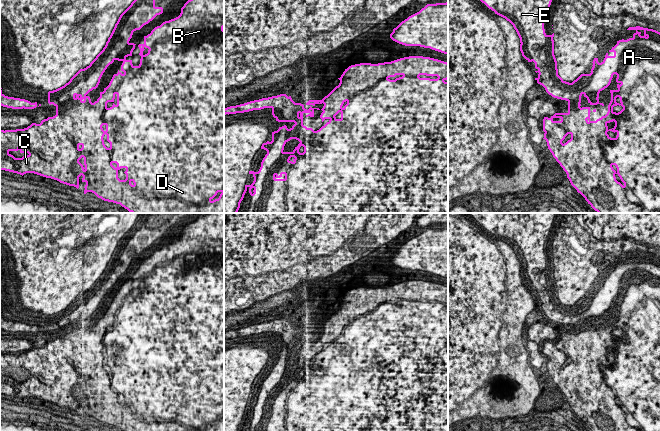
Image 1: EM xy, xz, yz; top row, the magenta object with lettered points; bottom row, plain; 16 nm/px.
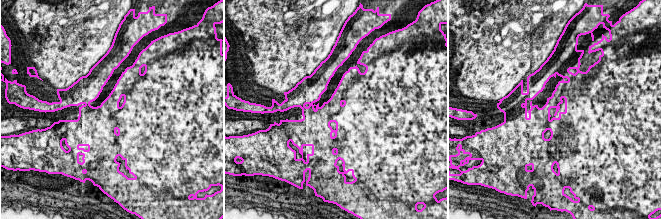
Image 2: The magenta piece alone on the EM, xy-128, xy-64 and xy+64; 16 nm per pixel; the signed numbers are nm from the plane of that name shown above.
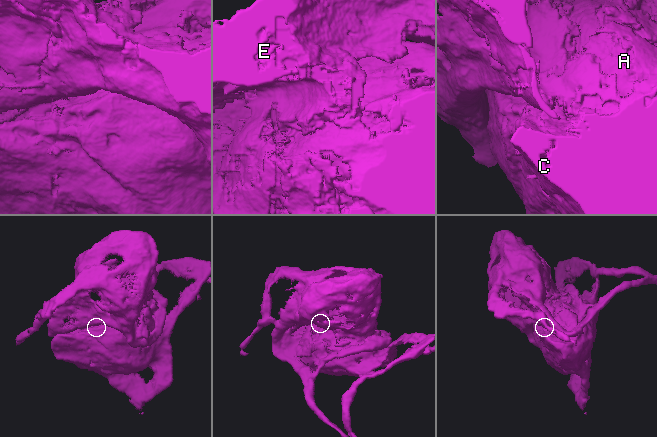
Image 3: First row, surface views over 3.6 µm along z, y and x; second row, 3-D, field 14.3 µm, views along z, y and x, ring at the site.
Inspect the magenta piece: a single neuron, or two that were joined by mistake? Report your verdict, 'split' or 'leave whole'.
split

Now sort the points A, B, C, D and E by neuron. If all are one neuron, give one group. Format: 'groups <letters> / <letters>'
groups A B C D / E

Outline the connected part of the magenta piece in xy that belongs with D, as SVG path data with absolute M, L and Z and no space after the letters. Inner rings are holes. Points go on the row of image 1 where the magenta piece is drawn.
M188 0L181 8L178 17L163 22L155 27L150 34L144 36L144 43L139 44L140 64L134 66L132 56L134 43L128 43L115 60L122 61L121 70L114 74L109 85L100 92L100 97L91 102L89 96L79 95L79 71L70 79L73 84L72 97L67 98L66 84L48 92L48 103L56 107L56 115L48 117L40 124L32 123L24 129L0 130L0 170L20 175L34 173L51 178L60 183L79 188L79 177L85 182L84 194L94 193L104 201L120 204L131 213L224 213L224 0ZM10 151L27 153L27 156L15 158ZM125 168L125 180L118 178L118 171Z

